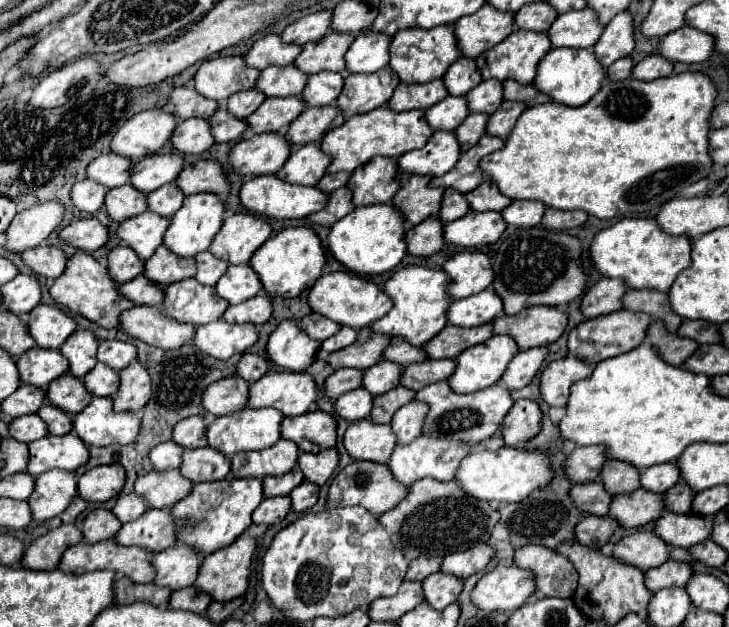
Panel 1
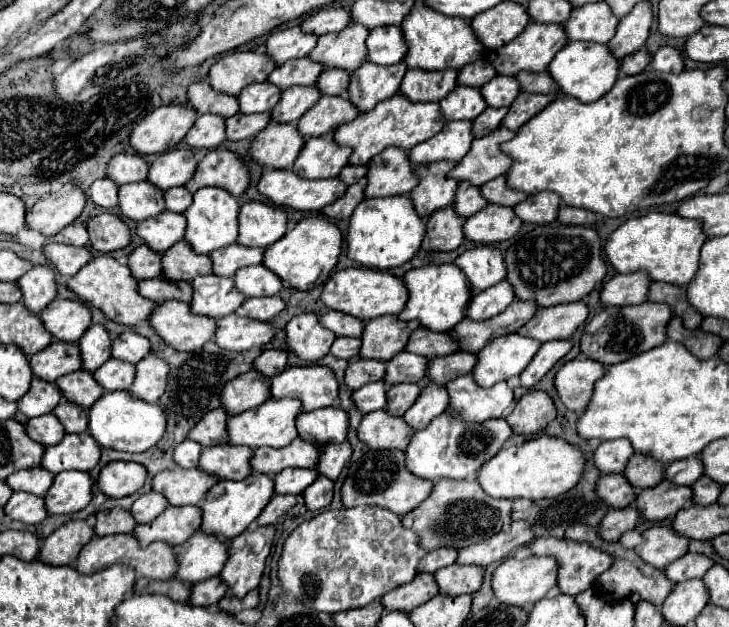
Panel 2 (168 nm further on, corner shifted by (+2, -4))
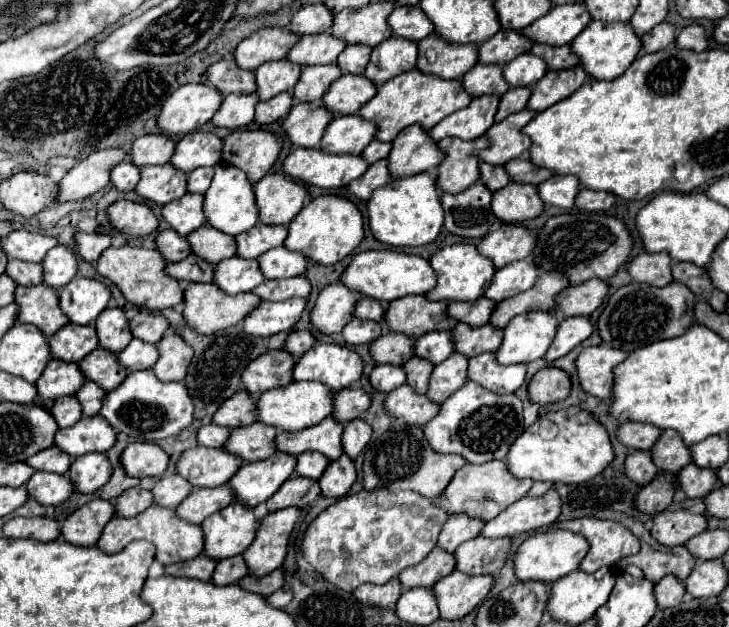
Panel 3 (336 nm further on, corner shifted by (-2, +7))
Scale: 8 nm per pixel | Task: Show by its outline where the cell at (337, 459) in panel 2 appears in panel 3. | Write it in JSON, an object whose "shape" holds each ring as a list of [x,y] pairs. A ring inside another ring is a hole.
{"shape":[[[356,418],[356,420],[348,422],[344,426],[344,432],[342,432],[344,454],[354,460],[362,452],[362,448],[368,444],[370,436],[372,436],[372,428],[362,418]]]}

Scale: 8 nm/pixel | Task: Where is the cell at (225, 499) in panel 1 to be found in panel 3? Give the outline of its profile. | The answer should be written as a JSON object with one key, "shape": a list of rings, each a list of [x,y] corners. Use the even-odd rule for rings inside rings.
{"shape":[[[276,452],[264,462],[242,464],[240,470],[228,480],[228,486],[238,504],[254,508],[260,502],[266,502],[290,478],[294,466],[296,456]]]}

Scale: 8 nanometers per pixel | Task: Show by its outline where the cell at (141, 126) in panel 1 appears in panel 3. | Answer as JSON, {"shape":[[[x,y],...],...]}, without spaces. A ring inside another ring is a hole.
{"shape":[[[208,84],[180,86],[164,102],[156,120],[158,130],[166,136],[184,136],[206,124],[220,108],[220,102],[220,92]]]}

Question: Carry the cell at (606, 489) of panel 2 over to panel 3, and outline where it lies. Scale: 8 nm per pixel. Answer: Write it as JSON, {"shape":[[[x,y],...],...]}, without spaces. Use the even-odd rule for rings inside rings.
{"shape":[[[642,450],[632,452],[632,454],[628,454],[628,458],[624,462],[626,478],[632,480],[638,486],[648,484],[656,476],[656,472],[658,470],[656,470],[656,466],[650,460],[650,452],[642,452]]]}

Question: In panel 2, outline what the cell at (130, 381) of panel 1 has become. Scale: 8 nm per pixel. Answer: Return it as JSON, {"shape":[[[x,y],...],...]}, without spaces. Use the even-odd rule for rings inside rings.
{"shape":[[[150,353],[136,365],[136,379],[130,391],[140,399],[156,403],[164,393],[166,383],[168,383],[168,363]]]}

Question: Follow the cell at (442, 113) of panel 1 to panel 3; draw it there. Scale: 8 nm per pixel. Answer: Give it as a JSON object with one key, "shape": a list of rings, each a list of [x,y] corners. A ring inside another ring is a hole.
{"shape":[[[476,64],[470,72],[462,76],[462,88],[472,98],[496,94],[502,96],[508,90],[508,84],[502,78],[502,68],[494,64]]]}

